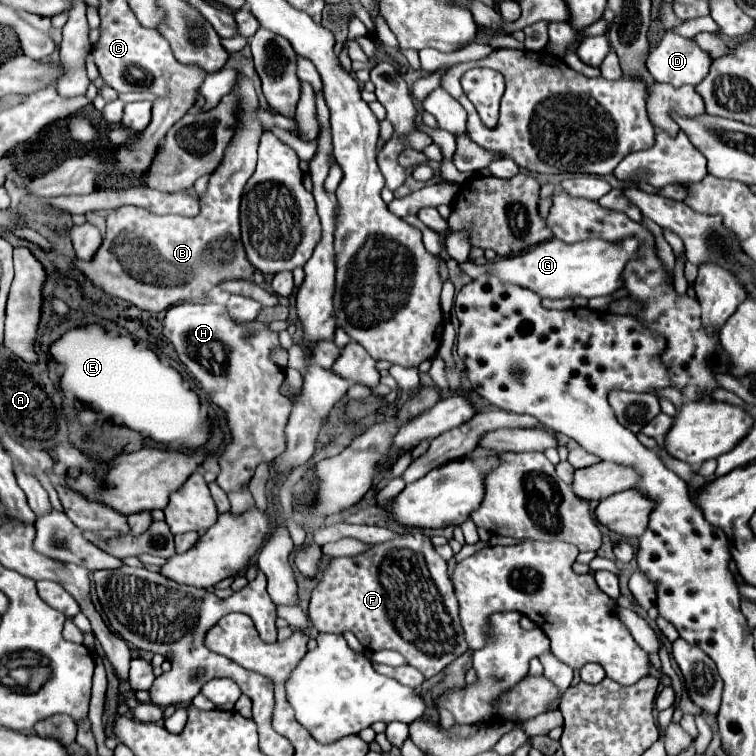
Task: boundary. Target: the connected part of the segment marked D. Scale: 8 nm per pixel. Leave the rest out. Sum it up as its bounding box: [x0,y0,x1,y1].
[646,31,712,87]

